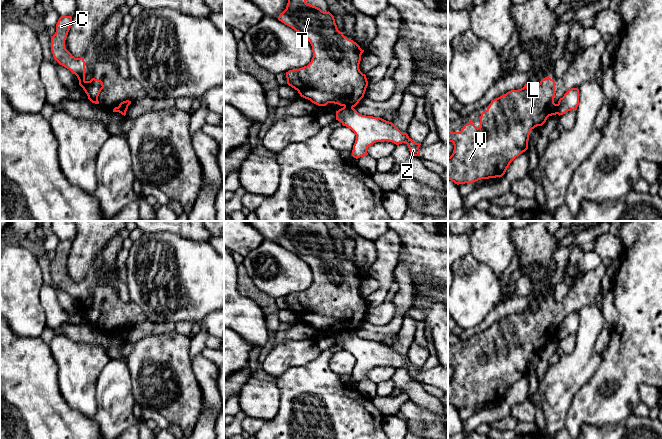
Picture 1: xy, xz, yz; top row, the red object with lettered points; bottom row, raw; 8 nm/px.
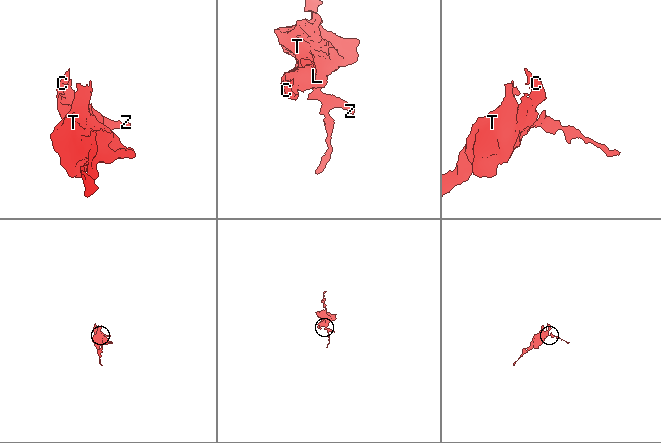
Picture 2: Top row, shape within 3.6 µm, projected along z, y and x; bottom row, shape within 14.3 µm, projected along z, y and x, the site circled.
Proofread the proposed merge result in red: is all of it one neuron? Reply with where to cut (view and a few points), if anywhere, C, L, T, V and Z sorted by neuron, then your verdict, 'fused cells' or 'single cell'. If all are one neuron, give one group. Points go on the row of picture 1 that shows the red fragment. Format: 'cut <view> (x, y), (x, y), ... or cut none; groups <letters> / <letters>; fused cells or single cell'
cut yz (558, 104), (558, 111), (556, 113); groups C L T V / Z; fused cells

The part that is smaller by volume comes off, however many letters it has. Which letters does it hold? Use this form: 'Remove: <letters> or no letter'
Remove: Z

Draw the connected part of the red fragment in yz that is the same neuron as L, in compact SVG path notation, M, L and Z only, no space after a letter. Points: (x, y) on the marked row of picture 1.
M547 76L534 89L529 89L525 84L521 89L511 90L491 101L488 108L481 113L479 127L470 120L460 132L448 131L448 141L454 145L453 153L448 157L448 180L459 185L481 179L502 177L510 163L528 149L531 130L542 126L549 116L558 113L558 104L554 103L555 85L554 79Z

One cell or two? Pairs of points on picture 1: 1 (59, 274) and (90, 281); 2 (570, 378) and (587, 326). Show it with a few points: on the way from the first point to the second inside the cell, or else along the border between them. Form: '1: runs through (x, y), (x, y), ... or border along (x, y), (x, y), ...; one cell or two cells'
1: runs through (67, 282), (71, 286), (82, 286); one cell
2: runs through (580, 365), (584, 360), (585, 339); one cell

